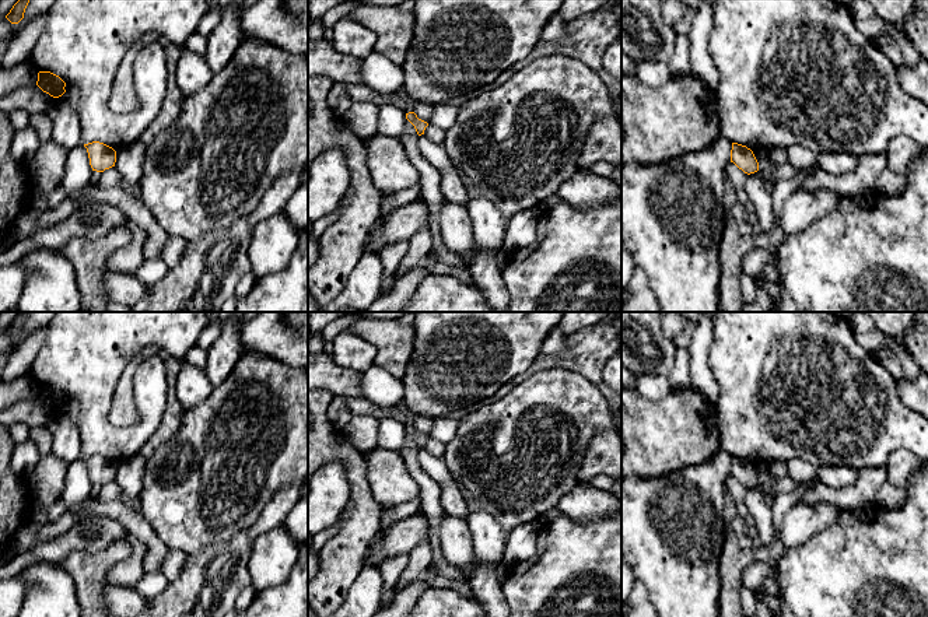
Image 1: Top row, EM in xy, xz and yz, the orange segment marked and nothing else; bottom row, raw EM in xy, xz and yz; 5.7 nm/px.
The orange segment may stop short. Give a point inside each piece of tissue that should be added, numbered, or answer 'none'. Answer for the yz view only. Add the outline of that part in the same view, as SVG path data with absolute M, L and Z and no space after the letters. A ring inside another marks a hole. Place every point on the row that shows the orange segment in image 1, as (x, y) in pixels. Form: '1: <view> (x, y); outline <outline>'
1: yz (766, 165); outline M768 158L759 162L759 171L768 172L775 166L775 164Z

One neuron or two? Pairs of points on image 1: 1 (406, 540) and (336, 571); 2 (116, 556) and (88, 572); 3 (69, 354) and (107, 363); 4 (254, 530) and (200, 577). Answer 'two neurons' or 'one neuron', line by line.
1: two neurons
2: one neuron
3: one neuron
4: one neuron

